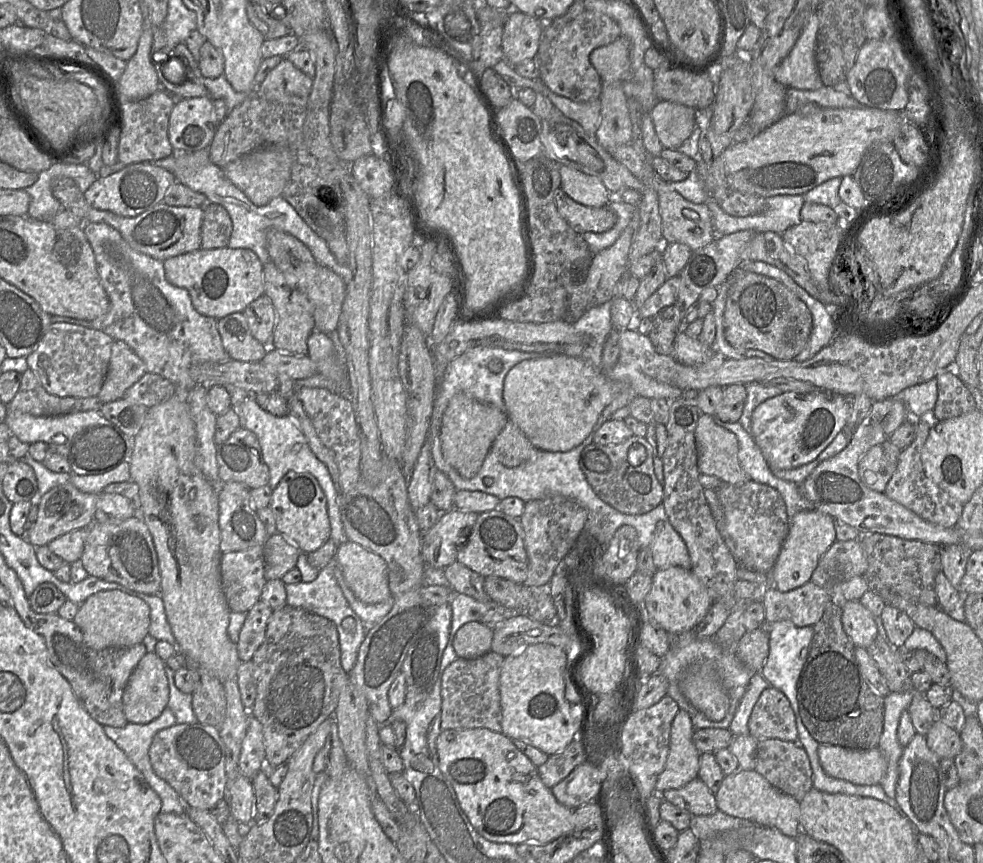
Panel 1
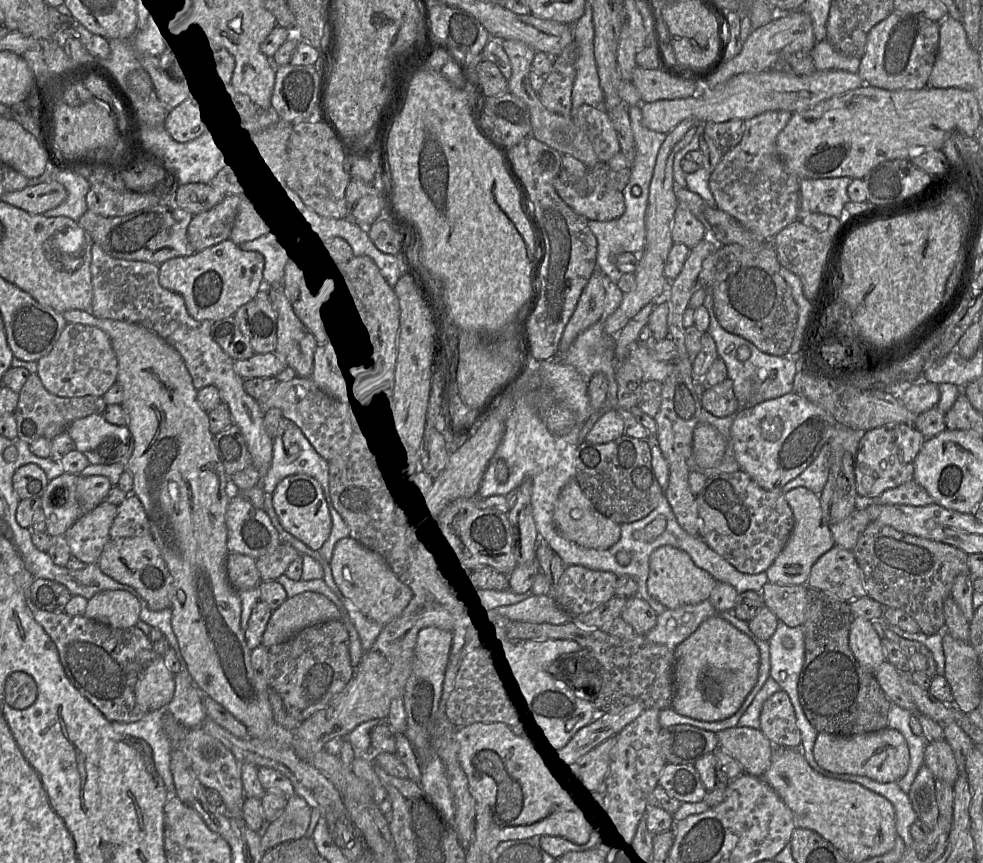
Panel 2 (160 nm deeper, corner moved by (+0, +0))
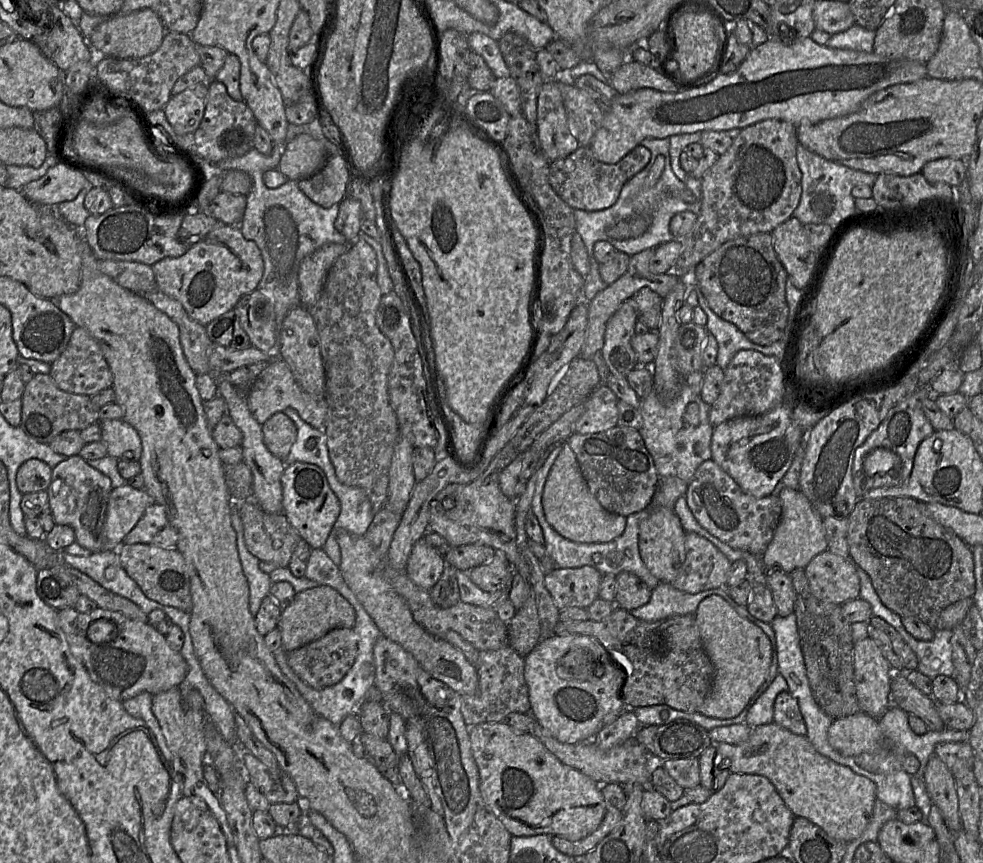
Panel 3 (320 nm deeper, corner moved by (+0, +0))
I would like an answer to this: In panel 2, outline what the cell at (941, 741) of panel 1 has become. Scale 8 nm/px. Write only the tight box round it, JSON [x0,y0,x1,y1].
[924,739,959,786]

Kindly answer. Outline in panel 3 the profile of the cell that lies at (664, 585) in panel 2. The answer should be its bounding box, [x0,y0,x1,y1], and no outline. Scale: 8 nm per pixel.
[639,476,689,583]

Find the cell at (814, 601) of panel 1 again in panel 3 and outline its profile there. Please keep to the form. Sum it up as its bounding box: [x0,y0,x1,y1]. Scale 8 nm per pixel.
[765,567,795,617]

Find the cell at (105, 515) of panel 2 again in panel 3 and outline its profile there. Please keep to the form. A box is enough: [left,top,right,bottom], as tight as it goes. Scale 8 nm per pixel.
[100,484,154,552]

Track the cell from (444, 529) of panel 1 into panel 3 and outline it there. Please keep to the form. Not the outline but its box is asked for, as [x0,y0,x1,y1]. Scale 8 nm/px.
[405,538,445,591]

